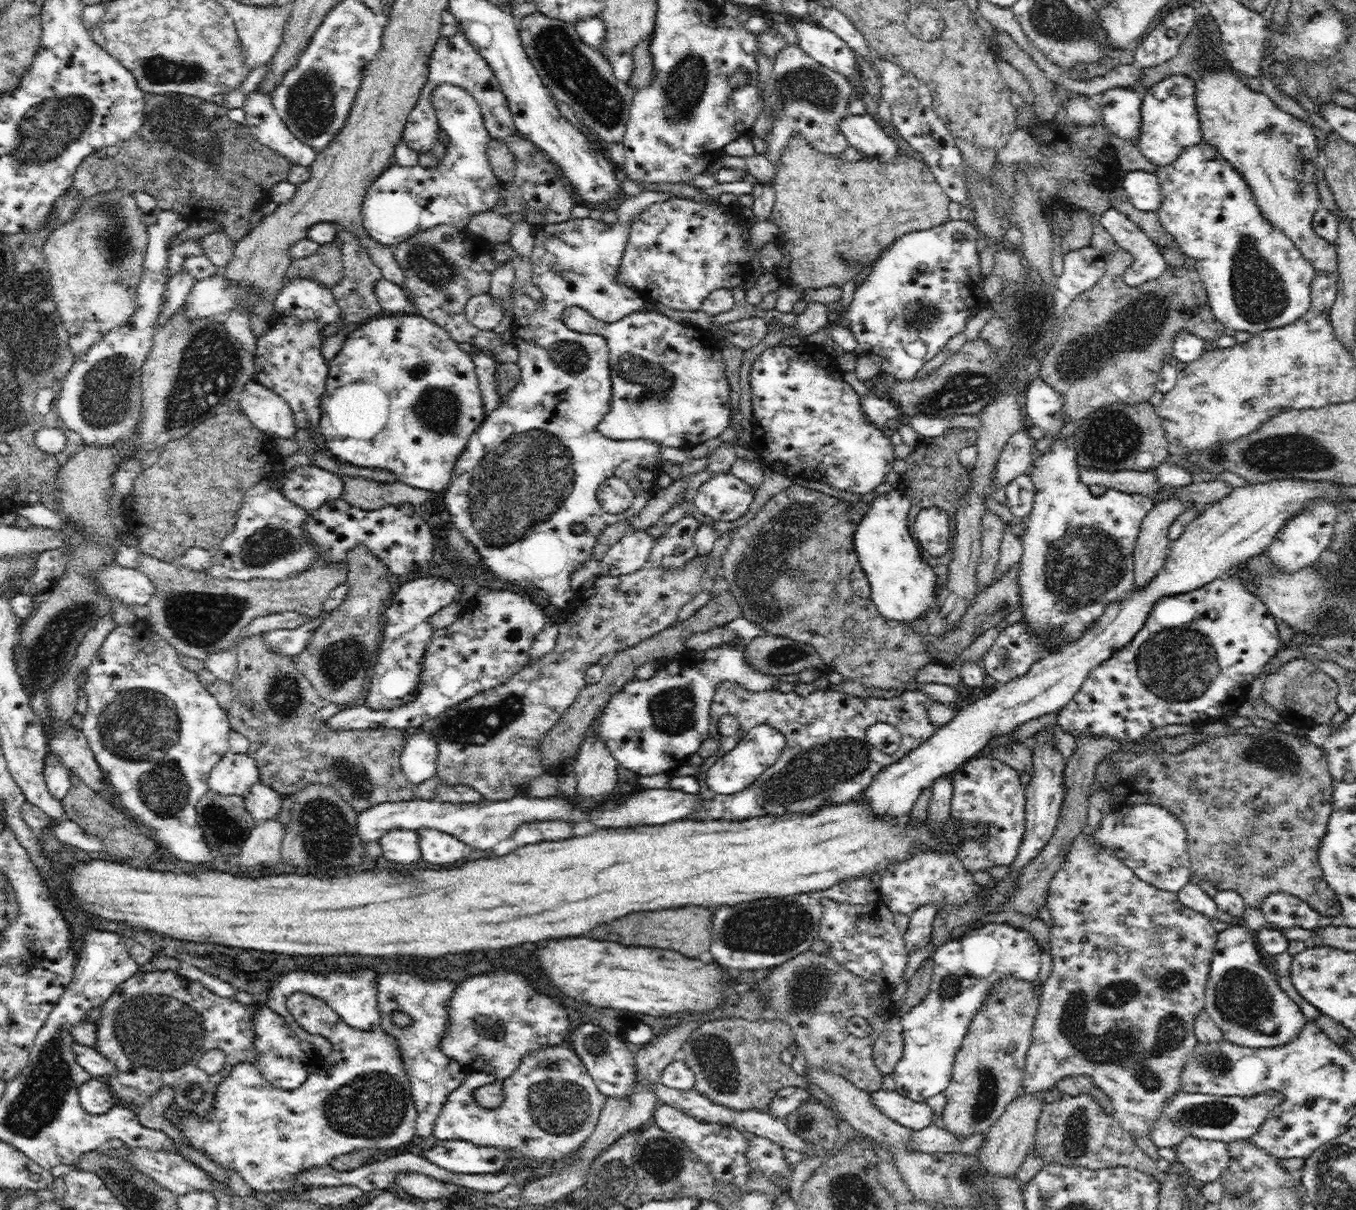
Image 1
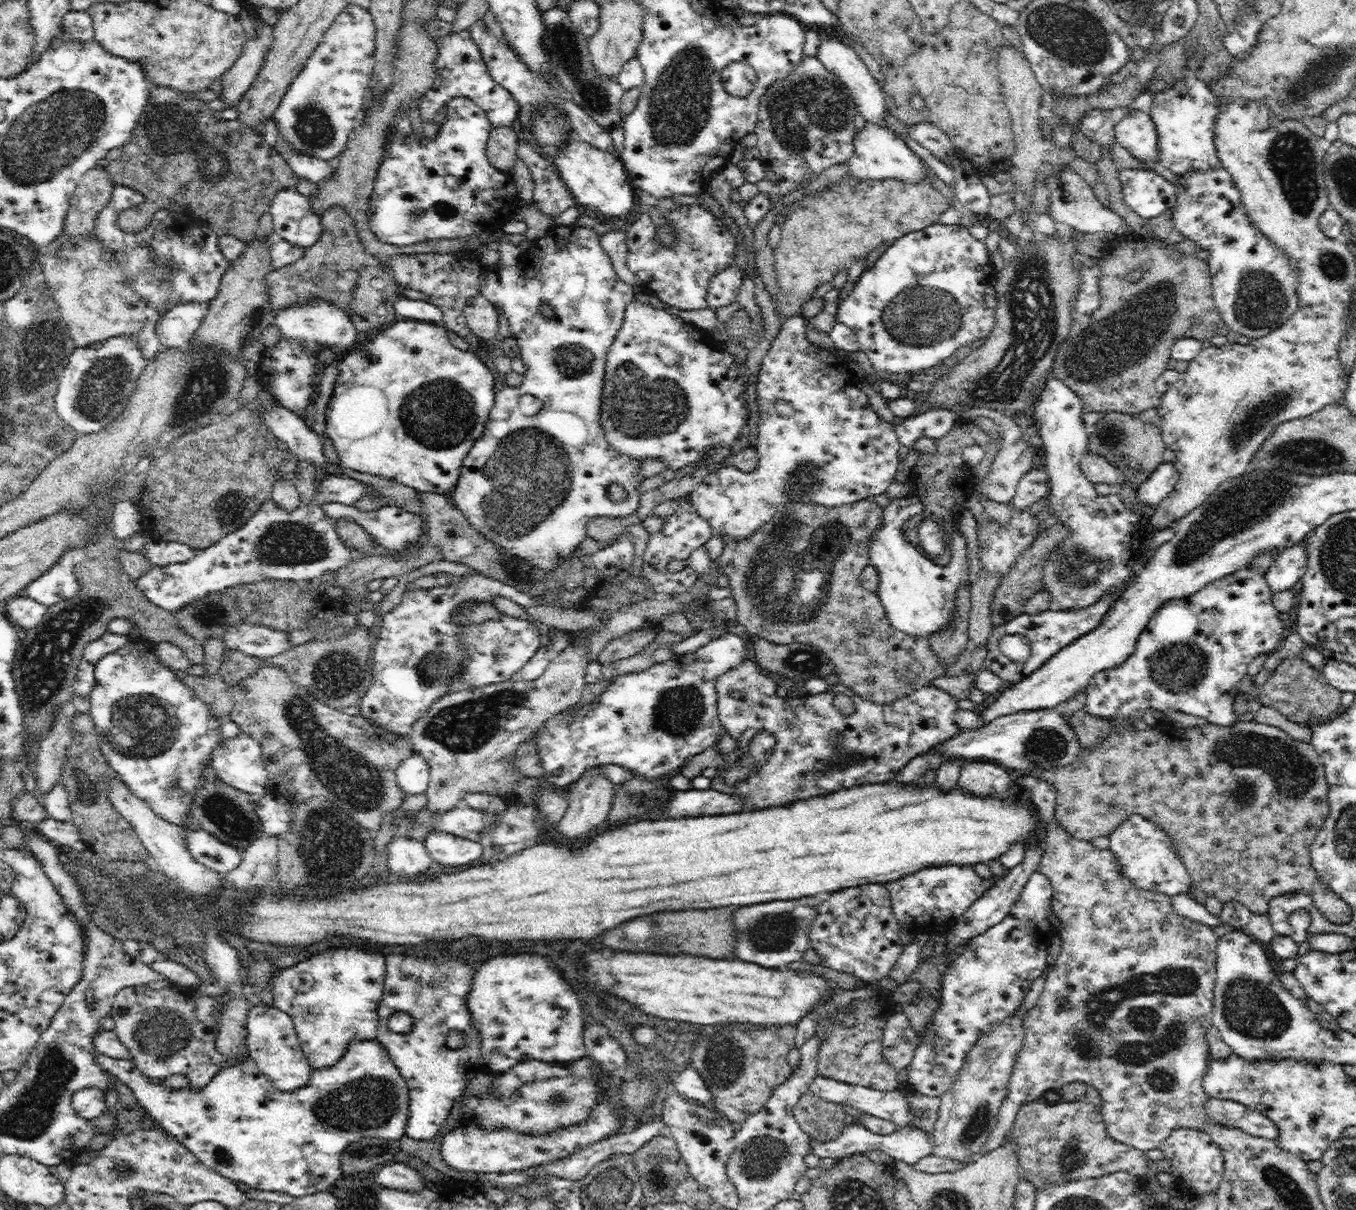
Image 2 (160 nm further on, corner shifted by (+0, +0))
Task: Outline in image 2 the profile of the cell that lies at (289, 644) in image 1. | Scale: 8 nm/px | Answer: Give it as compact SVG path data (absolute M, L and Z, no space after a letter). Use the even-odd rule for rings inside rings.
M249 622L228 626L223 637L228 649L242 651L244 655L260 659L278 656L292 648L288 633Z

